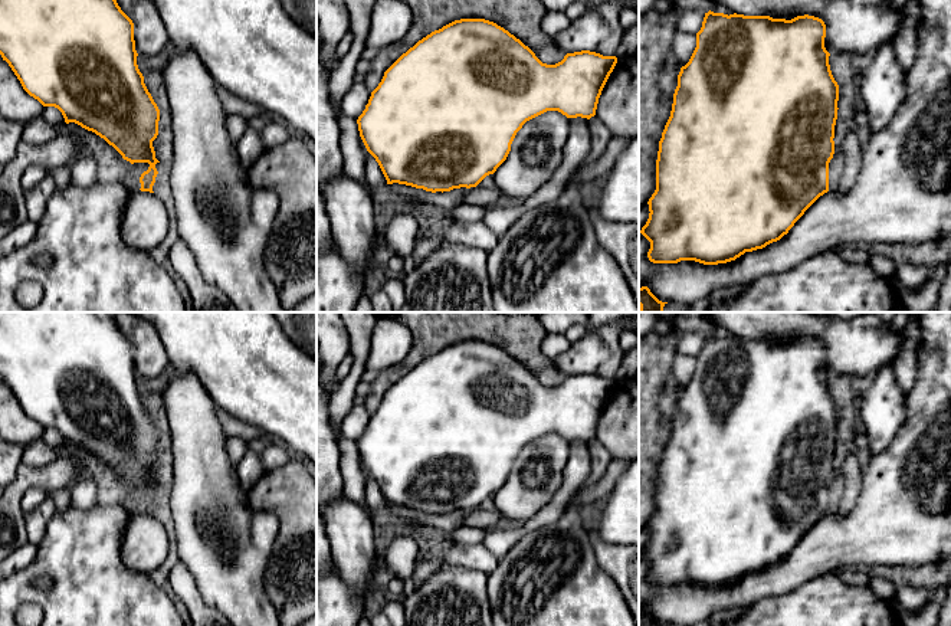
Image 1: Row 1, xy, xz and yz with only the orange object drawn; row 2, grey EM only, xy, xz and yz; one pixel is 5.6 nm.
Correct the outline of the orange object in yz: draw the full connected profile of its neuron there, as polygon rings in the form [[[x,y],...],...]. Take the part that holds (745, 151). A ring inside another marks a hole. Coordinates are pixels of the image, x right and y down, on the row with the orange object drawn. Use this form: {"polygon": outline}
{"polygon": [[[705,13],[702,27],[696,33],[696,47],[689,62],[681,68],[673,94],[670,117],[659,141],[656,160],[656,190],[649,199],[649,219],[639,233],[649,242],[647,258],[653,263],[678,263],[695,260],[704,265],[718,265],[735,260],[745,252],[763,249],[780,240],[804,212],[829,191],[829,163],[834,154],[834,125],[837,119],[839,85],[834,81],[824,47],[826,24],[814,16],[797,16],[791,20],[770,16],[744,16]]]}

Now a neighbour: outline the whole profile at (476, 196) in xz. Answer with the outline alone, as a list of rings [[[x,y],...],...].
[[[470,187],[465,196],[465,204],[492,206],[501,203],[504,197],[498,191],[489,191],[482,187]]]

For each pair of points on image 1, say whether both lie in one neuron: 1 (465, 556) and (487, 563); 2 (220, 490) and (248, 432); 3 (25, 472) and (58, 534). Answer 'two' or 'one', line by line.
1: one
2: two
3: two

